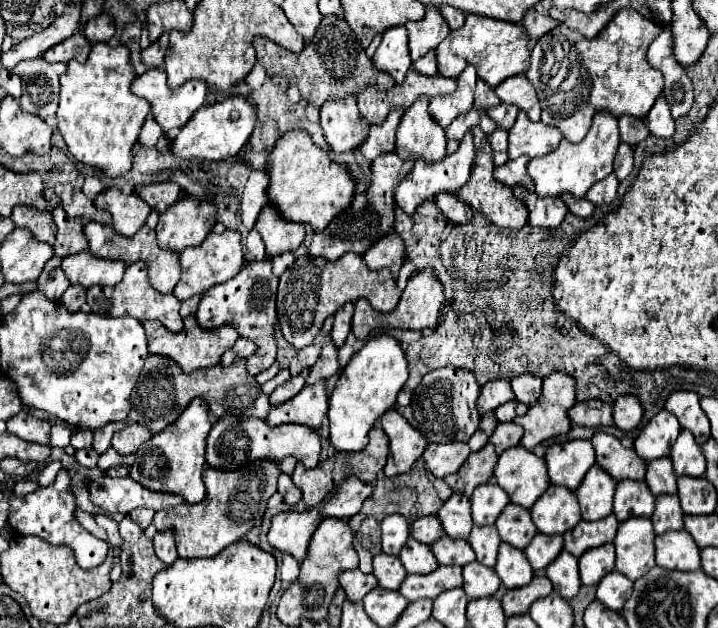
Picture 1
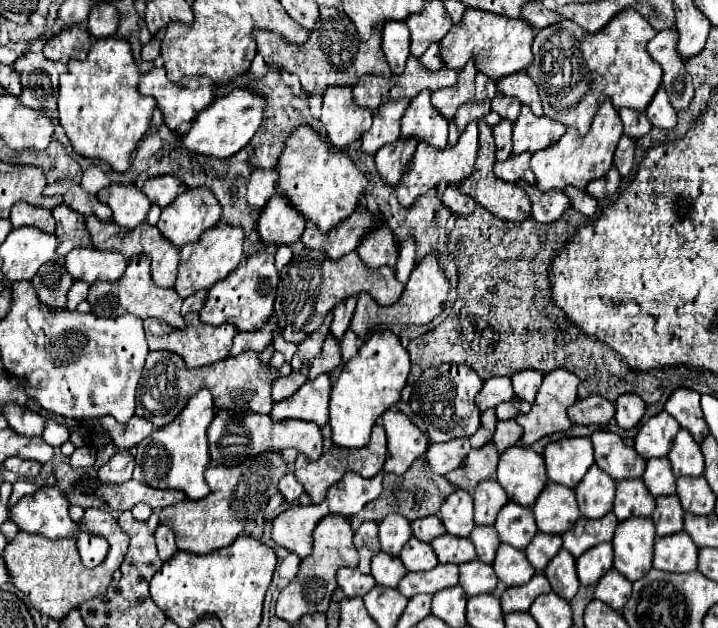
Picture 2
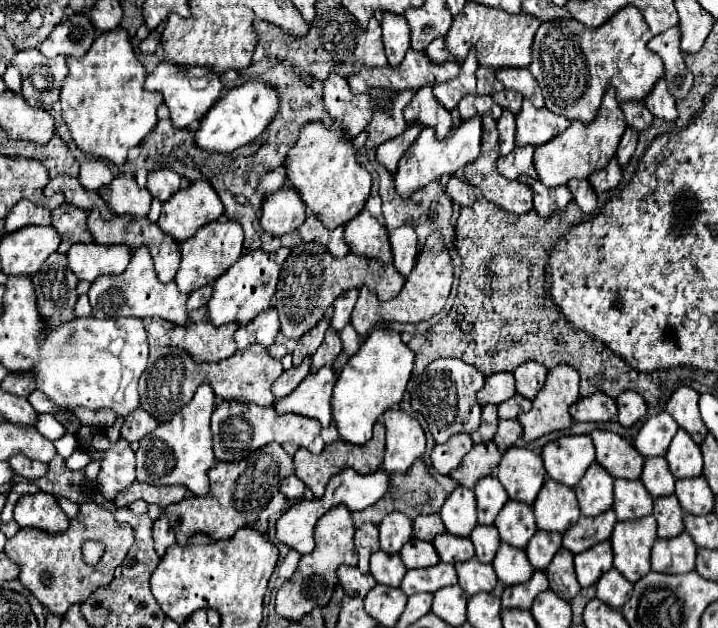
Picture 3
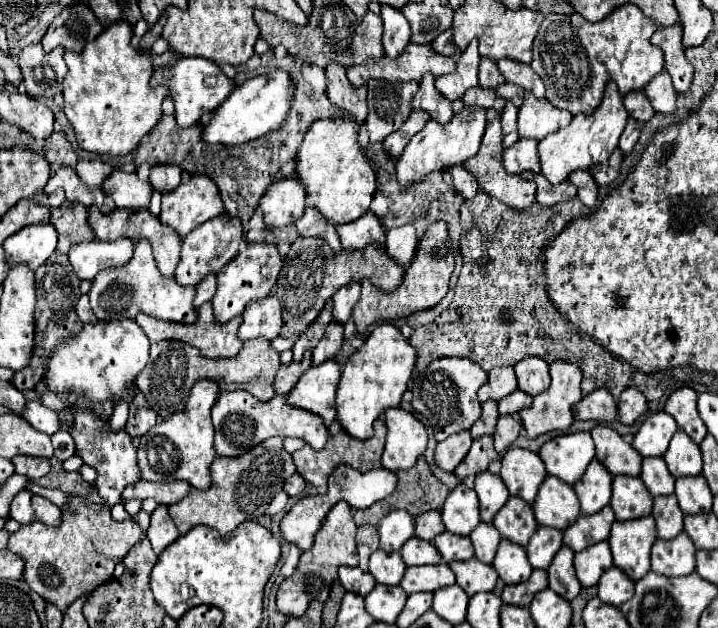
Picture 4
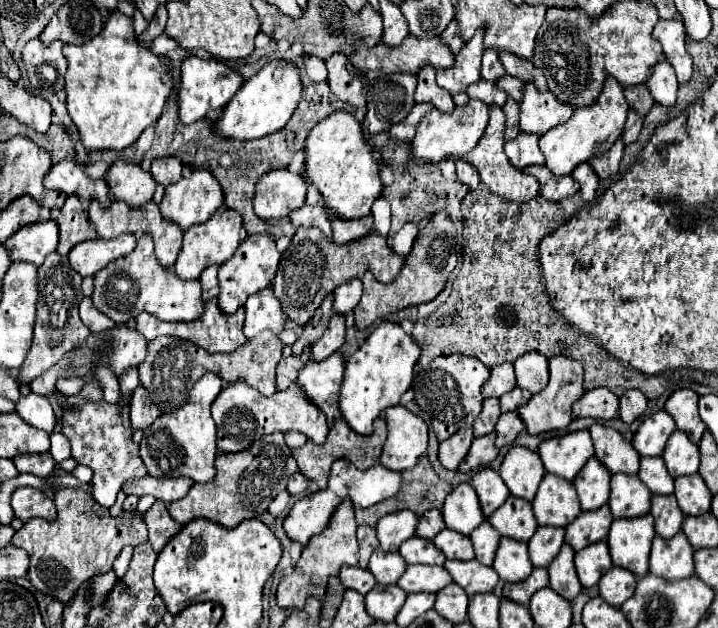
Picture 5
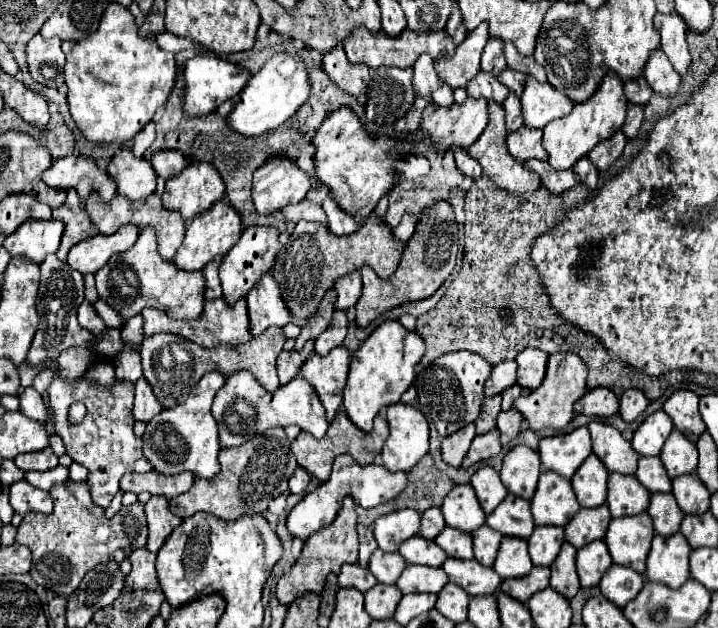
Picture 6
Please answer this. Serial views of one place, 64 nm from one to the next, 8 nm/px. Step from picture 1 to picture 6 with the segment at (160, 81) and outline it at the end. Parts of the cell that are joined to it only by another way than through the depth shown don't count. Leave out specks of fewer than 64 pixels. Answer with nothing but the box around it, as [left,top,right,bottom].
[184,56,250,116]

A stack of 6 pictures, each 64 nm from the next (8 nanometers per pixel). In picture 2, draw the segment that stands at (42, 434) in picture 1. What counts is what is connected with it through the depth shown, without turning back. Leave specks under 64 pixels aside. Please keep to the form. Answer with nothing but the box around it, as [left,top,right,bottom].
[2,402,46,436]

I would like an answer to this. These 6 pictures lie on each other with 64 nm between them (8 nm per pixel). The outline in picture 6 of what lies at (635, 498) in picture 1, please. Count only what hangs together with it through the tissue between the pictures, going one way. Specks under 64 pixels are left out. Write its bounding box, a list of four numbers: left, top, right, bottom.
[606,474,650,518]

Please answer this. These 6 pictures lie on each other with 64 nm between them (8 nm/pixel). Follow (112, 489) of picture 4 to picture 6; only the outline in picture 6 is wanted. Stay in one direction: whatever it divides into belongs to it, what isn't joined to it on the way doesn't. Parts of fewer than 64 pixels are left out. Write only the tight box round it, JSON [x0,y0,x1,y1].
[48,374,152,508]

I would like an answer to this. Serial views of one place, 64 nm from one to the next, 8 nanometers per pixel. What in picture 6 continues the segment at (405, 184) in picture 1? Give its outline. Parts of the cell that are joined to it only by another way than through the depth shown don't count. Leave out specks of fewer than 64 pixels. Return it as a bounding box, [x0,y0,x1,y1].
[422,98,488,150]

